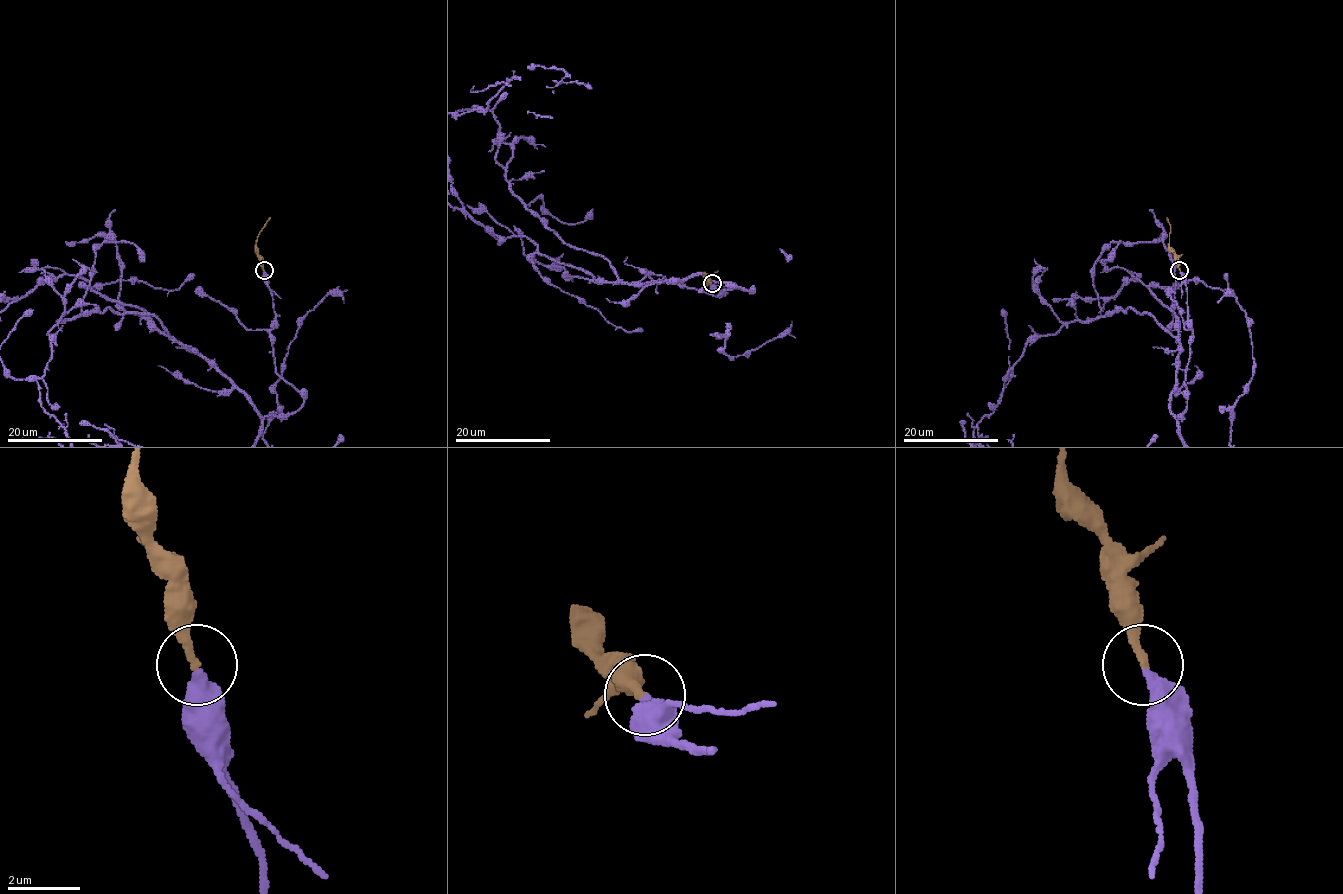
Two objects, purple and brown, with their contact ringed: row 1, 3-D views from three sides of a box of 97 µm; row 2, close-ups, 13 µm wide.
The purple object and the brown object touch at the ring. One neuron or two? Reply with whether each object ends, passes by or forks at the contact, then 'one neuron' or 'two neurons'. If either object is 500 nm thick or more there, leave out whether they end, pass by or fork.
purple ends | brown ends | one neuron

